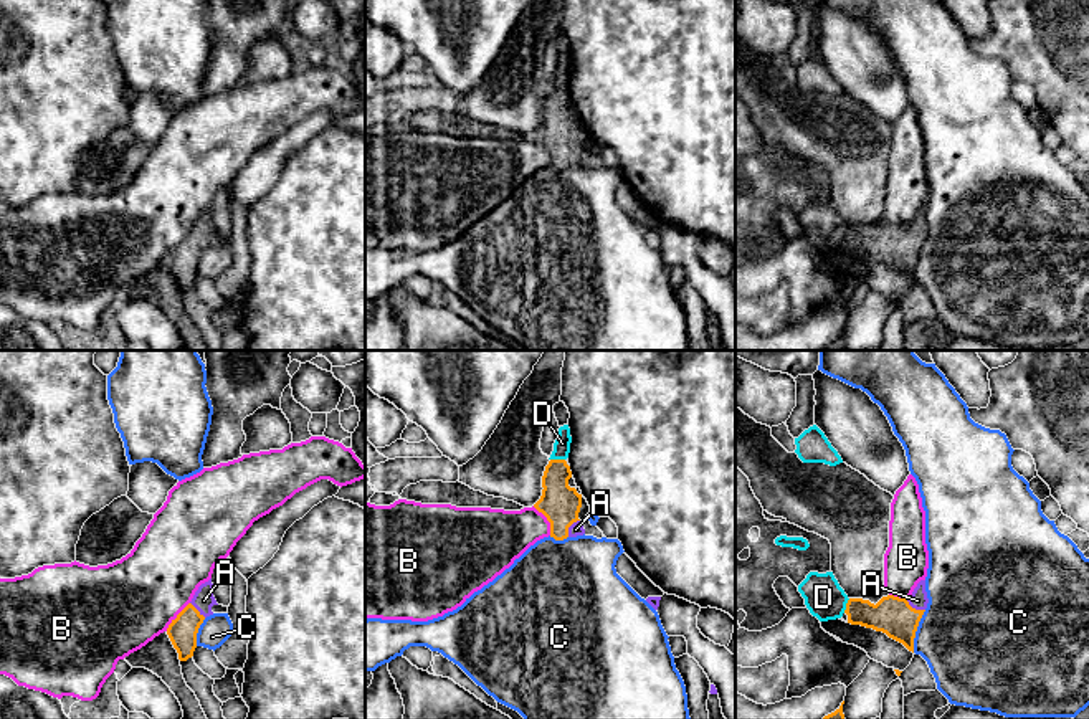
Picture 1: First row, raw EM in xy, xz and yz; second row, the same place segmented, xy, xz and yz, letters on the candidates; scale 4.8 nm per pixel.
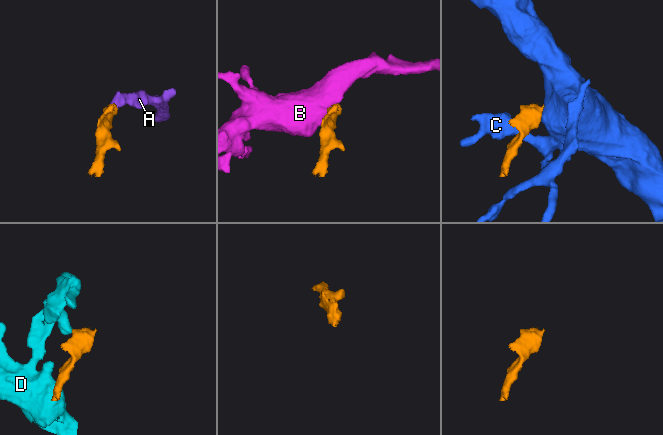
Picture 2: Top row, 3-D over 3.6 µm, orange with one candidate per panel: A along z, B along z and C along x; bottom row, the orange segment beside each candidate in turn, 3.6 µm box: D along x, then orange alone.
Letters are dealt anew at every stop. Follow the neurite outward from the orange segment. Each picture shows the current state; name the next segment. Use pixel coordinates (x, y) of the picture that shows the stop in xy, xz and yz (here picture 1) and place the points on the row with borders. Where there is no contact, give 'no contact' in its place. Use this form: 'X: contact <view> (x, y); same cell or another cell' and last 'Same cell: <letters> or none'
A: contact xz (569, 526); same cell
B: contact xz (547, 519); another cell
C: contact yz (916, 630); another cell
D: contact xz (557, 460); another cell
Same cell: A

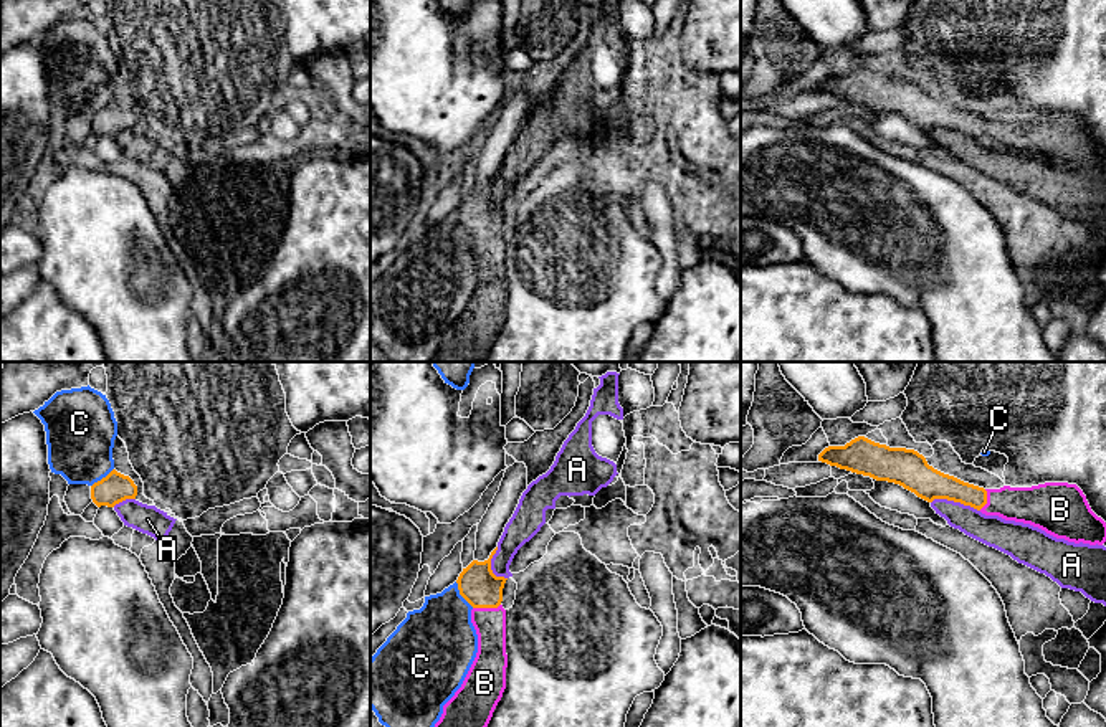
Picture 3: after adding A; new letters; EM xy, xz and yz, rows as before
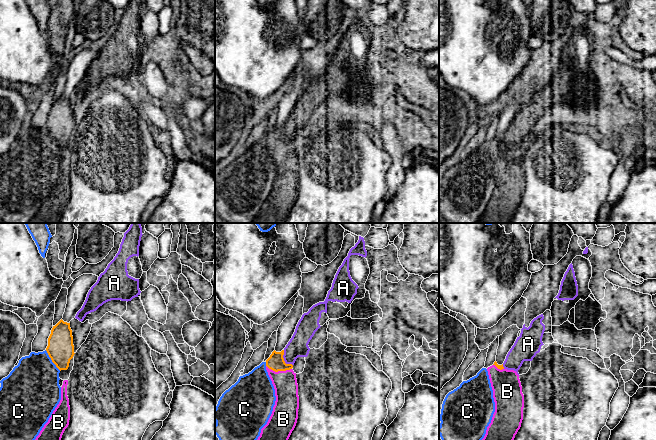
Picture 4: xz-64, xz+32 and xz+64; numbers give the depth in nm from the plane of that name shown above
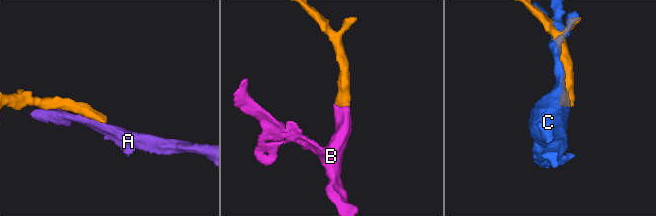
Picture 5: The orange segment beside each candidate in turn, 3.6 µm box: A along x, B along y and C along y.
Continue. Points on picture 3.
A: contact yz (956, 501); another cell
B: contact xz (486, 607); same cell
C: contact xz (462, 595); another cell
Same cell: B

